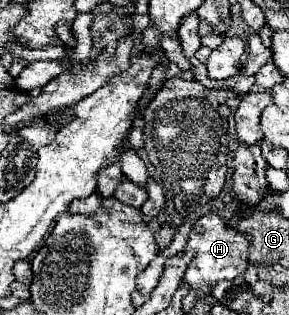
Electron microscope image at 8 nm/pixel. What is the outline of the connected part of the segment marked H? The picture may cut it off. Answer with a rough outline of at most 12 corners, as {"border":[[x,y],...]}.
{"border":[[208,213],[192,225],[196,255],[182,283],[196,297],[248,265],[248,235]]}

